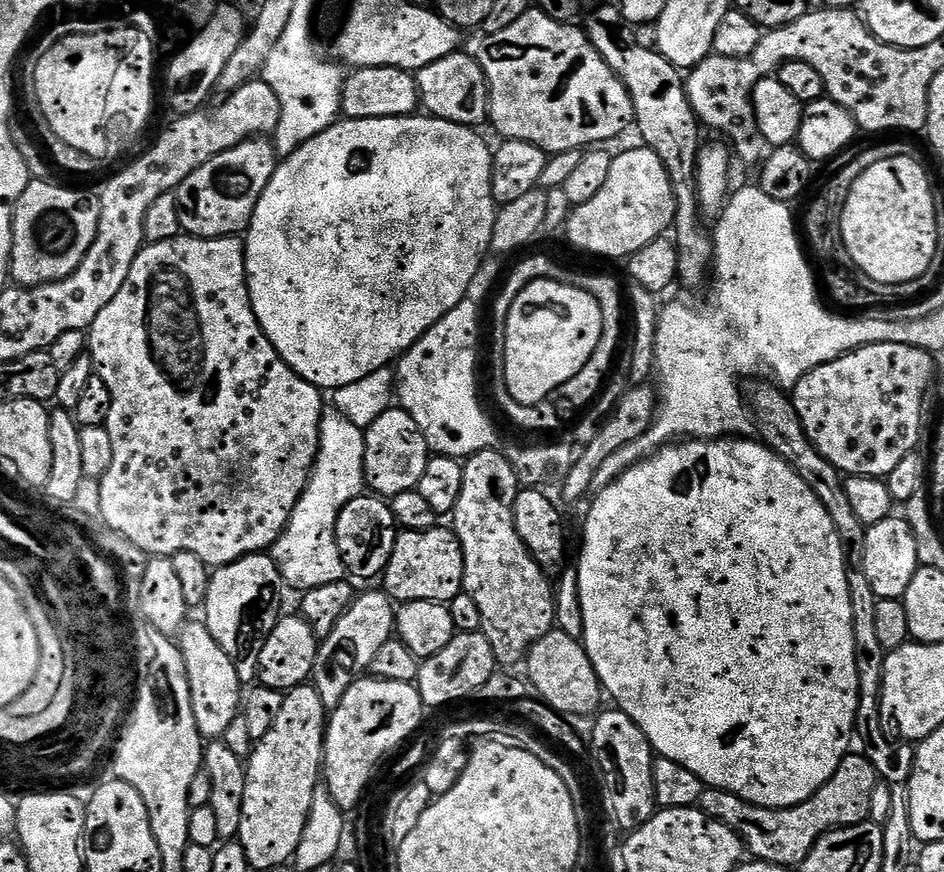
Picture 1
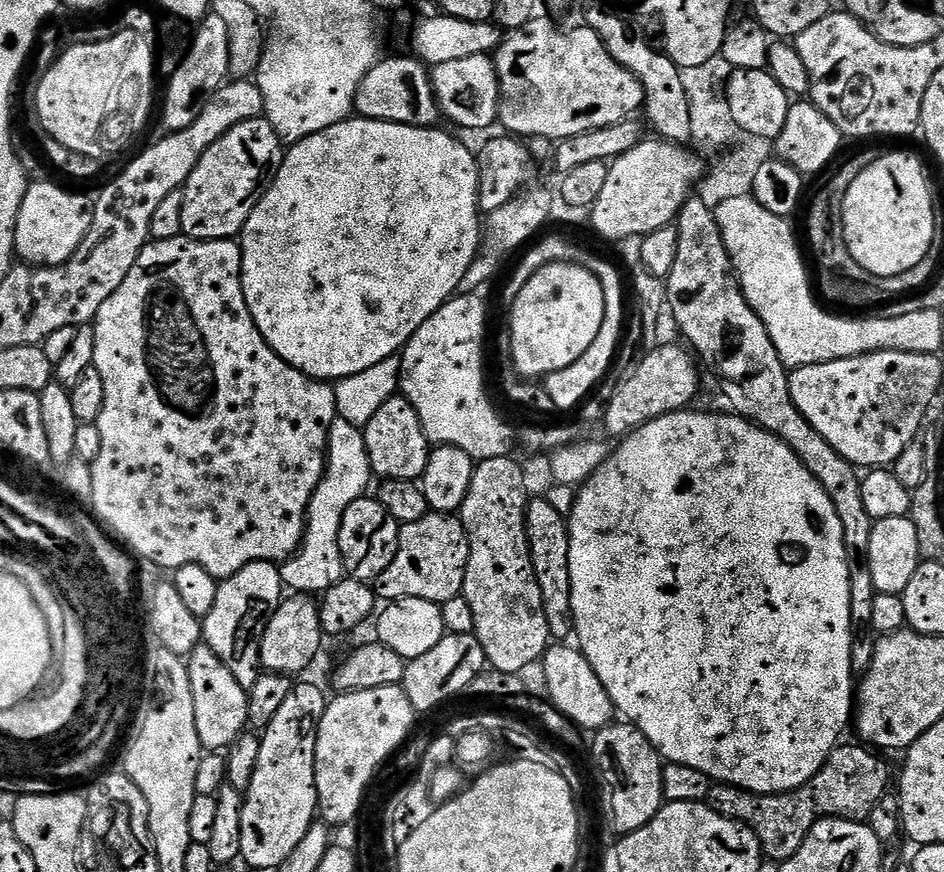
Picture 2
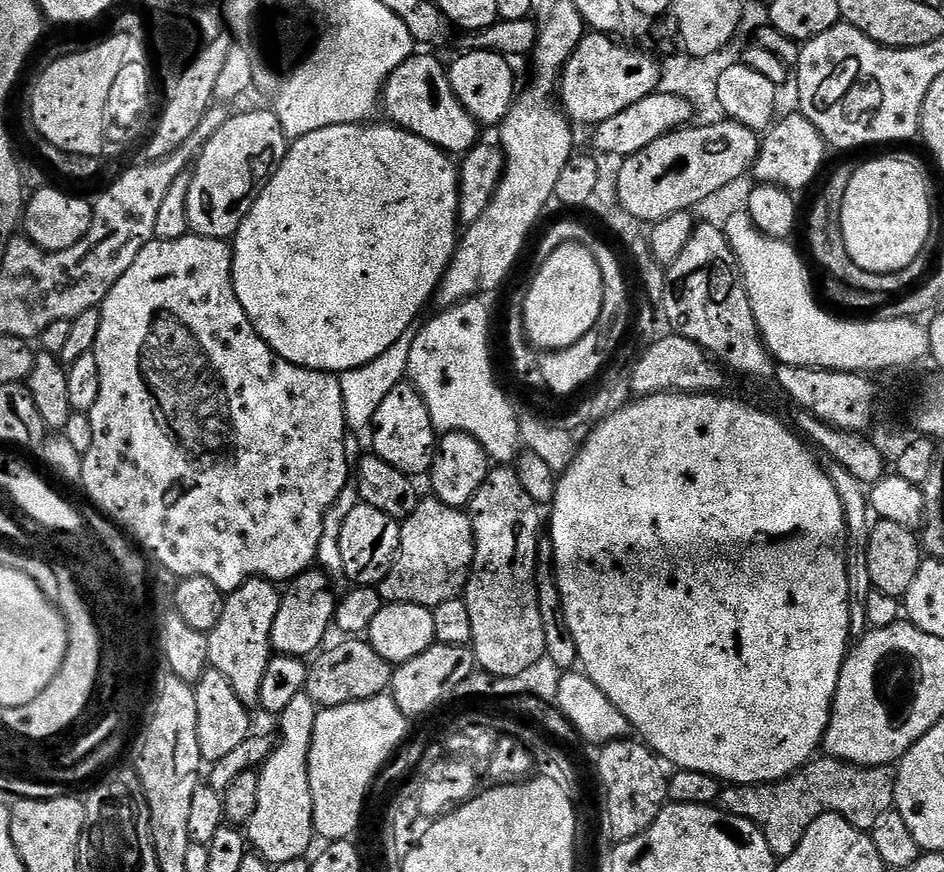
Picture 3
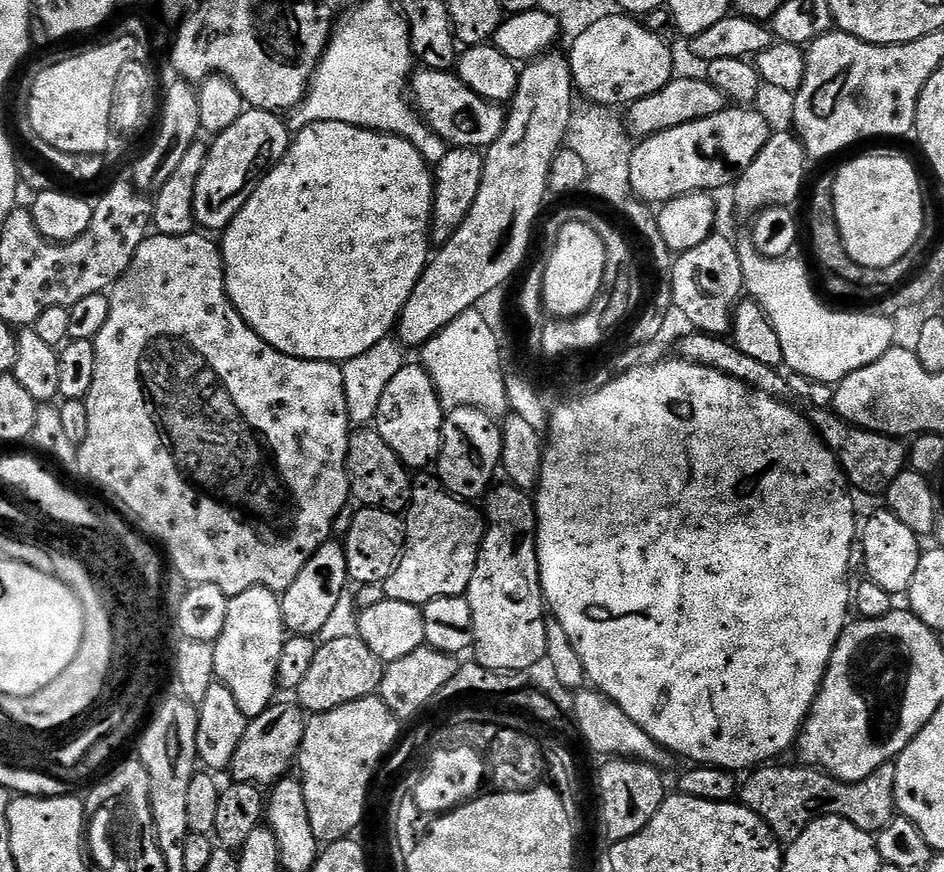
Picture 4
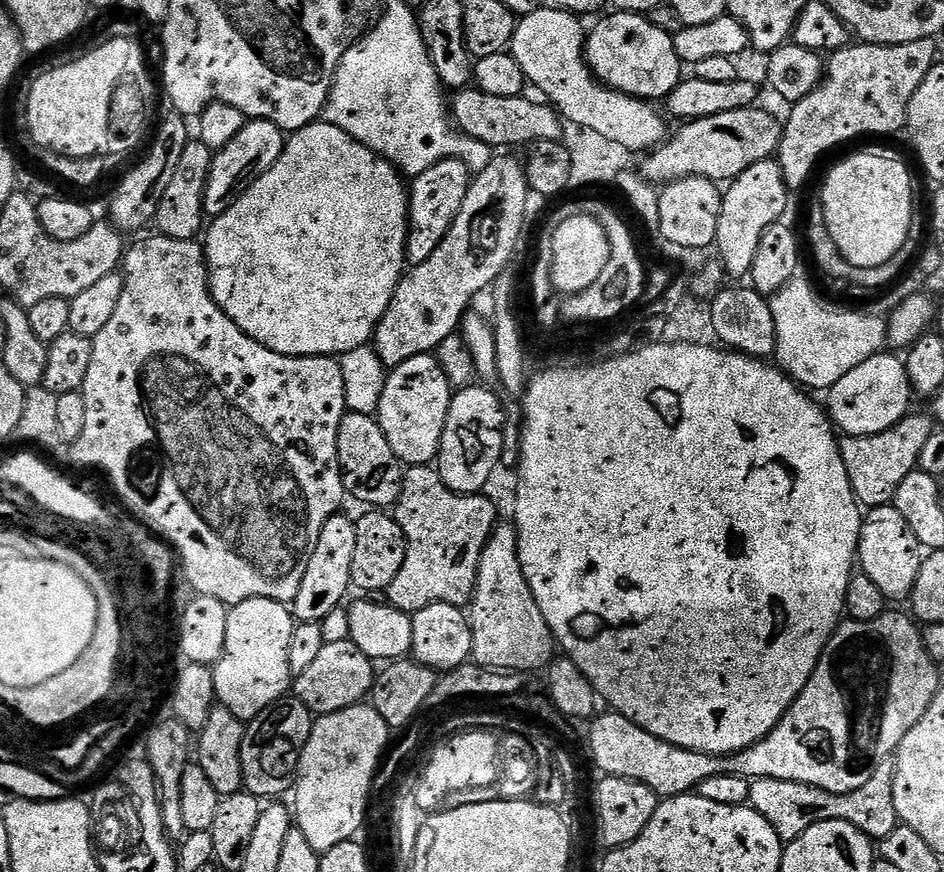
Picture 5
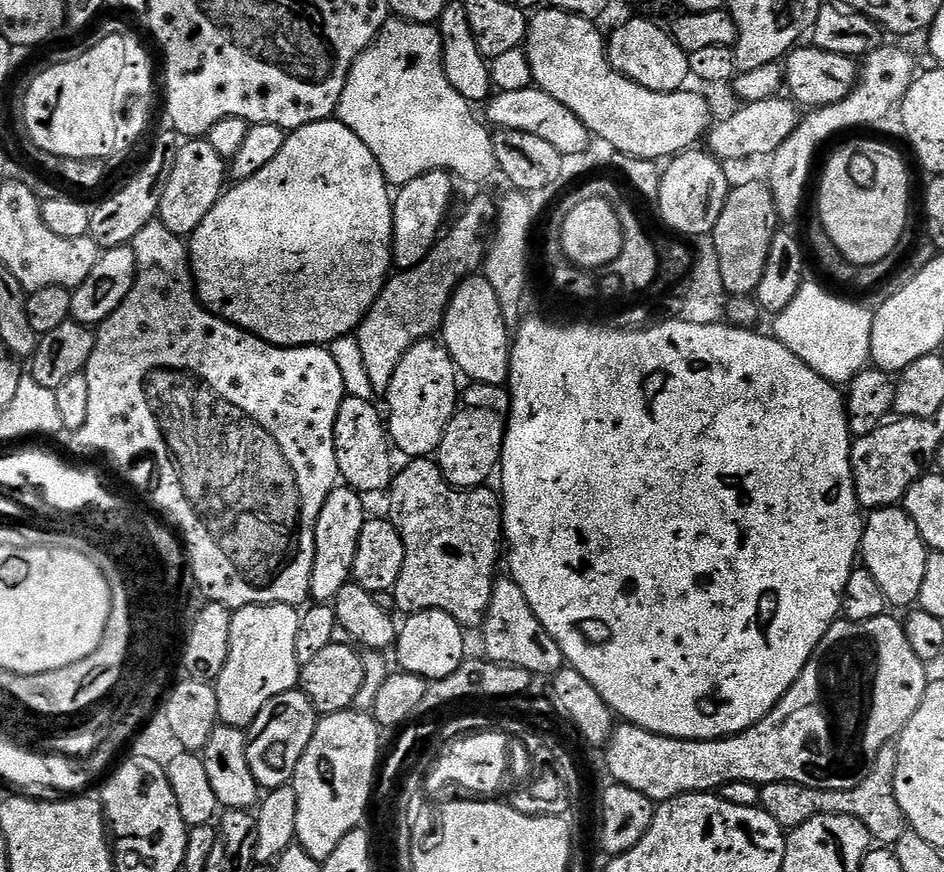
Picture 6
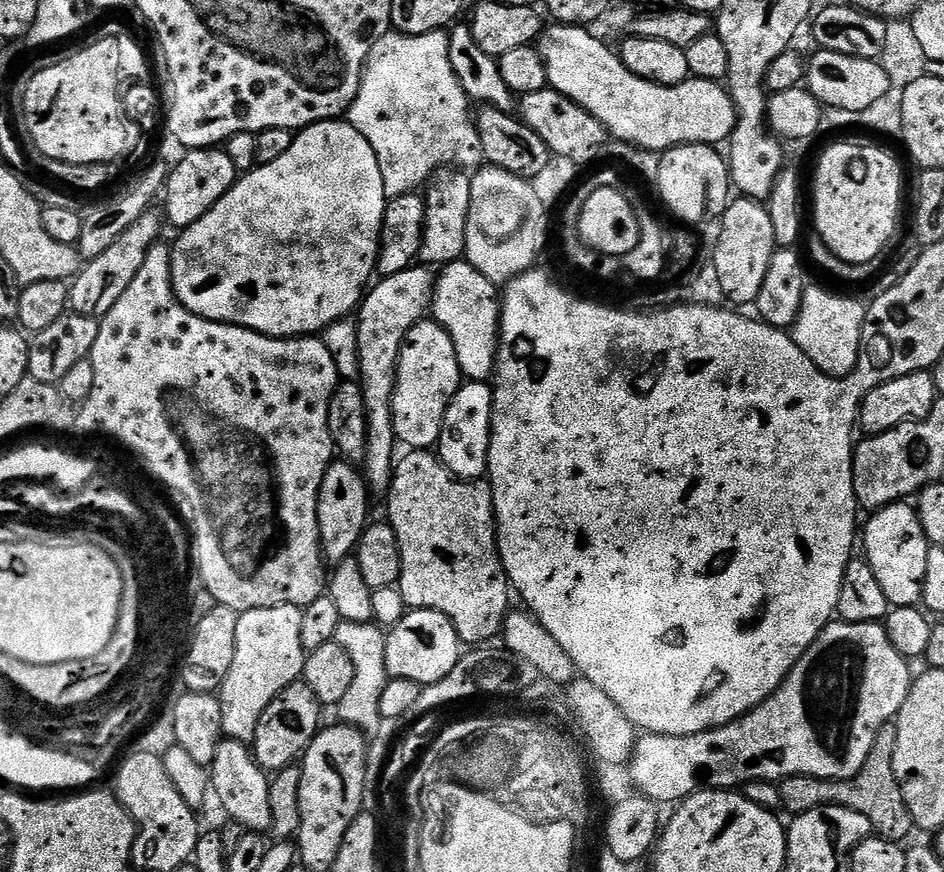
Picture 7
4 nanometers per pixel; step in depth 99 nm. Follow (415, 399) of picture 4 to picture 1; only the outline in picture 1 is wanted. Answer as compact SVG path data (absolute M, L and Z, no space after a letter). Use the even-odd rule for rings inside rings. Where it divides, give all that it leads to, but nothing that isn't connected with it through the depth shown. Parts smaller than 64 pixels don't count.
M393 406L378 414L371 426L364 429L364 441L364 479L375 495L391 498L406 494L406 490L411 488L419 489L422 474L426 474L430 449L422 430L418 430L418 422L410 418L407 410Z

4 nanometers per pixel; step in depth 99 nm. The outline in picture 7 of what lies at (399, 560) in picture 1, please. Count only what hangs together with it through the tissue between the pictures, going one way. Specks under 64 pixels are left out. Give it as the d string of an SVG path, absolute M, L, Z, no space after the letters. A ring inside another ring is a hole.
M412 450L404 455L395 461L392 482L386 493L386 520L398 538L398 550L402 558L398 585L401 596L409 609L438 610L438 614L446 614L461 645L487 645L495 641L492 640L495 636L497 639L503 633L504 620L510 611L510 585L496 545L496 511L491 487L484 482L457 480L446 471L439 455L431 451Z

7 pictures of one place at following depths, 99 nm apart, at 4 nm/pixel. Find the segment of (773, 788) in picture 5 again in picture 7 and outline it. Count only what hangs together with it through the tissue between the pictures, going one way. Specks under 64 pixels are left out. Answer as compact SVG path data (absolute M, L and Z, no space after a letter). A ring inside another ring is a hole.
M895 723L882 726L874 742L874 750L870 750L870 758L866 758L866 766L862 766L860 773L849 780L788 776L779 781L781 809L785 813L792 812L793 817L831 804L858 810L858 814L866 814L866 818L870 818L870 826L875 835L881 836L884 840L907 841L907 836L914 832L914 825L910 810L906 806L906 798L902 794L902 786L898 786L898 778L894 774L894 746L897 742Z

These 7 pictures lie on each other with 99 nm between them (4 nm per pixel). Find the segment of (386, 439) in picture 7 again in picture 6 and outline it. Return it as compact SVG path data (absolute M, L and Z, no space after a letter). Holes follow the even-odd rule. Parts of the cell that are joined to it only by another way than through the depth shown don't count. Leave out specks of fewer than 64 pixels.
M478 197L461 214L460 221L456 225L453 223L447 229L446 234L441 235L440 240L434 246L434 250L430 250L428 257L417 268L411 268L408 272L397 271L389 279L388 283L384 285L382 294L376 299L374 306L368 311L364 321L361 321L358 329L358 339L362 346L362 358L366 358L366 370L370 373L370 384L373 393L387 393L398 362L402 362L405 354L419 340L427 340L435 337L443 329L444 316L447 314L448 305L452 300L452 295L456 288L469 276L479 273L482 265L485 263L486 240L485 238L483 240L483 236L487 228L487 232L489 231L493 220L494 204L492 208L491 202L486 197Z

